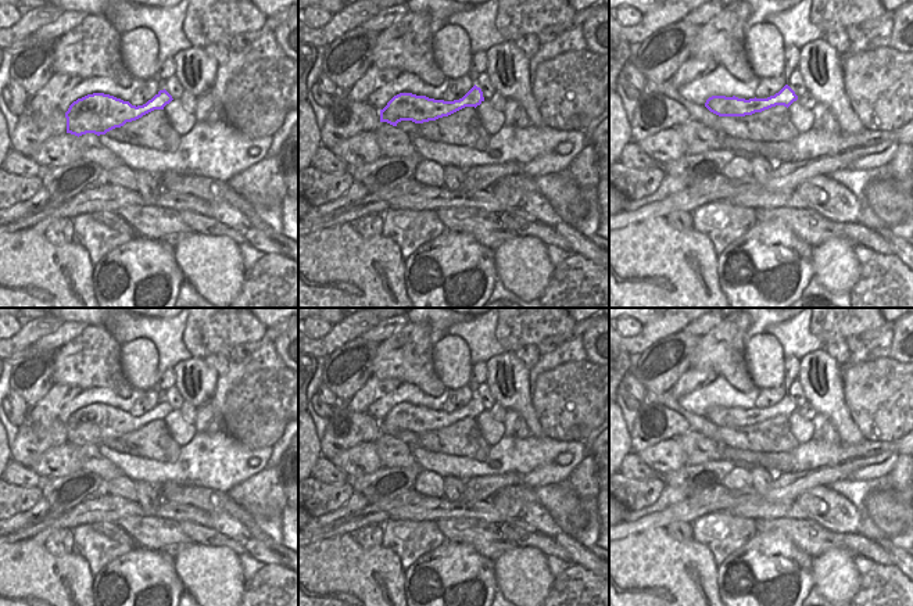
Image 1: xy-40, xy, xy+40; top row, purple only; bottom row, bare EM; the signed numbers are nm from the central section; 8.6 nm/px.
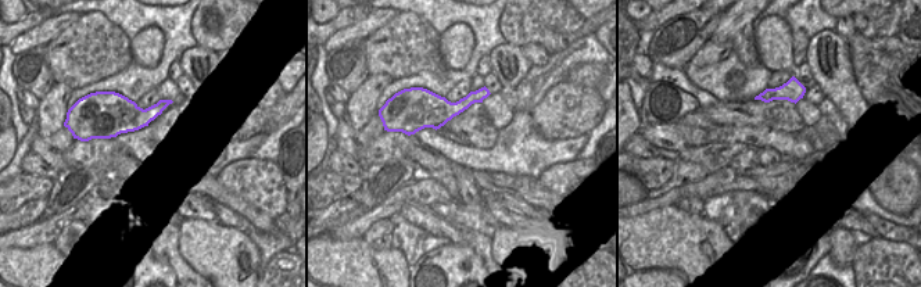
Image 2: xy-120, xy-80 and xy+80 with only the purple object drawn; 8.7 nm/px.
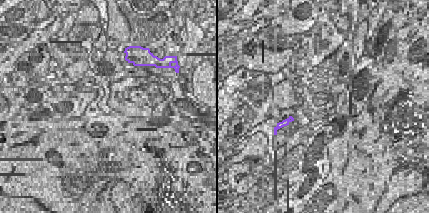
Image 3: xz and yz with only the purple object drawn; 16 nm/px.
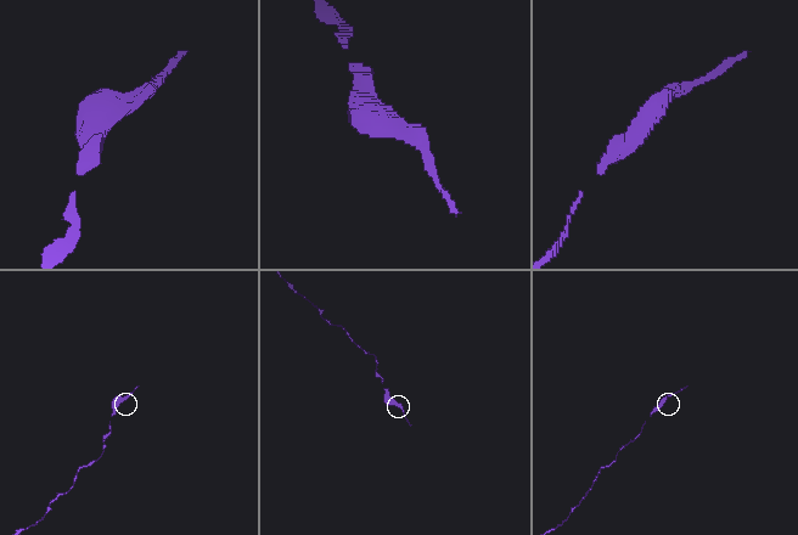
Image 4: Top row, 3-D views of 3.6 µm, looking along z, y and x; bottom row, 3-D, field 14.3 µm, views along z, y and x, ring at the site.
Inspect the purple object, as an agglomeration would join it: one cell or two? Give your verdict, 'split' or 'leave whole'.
leave whole

